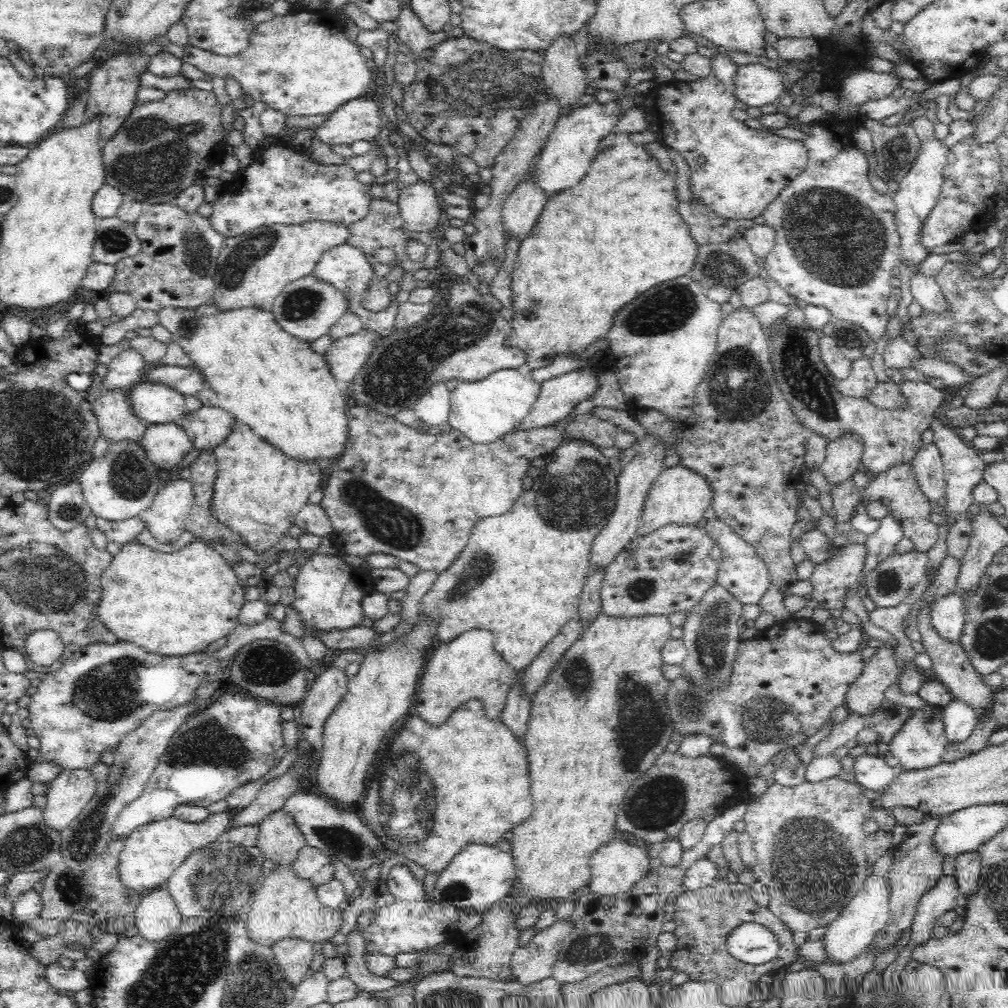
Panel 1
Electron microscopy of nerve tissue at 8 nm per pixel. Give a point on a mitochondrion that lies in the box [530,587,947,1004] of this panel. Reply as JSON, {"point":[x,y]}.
{"point":[812,867]}

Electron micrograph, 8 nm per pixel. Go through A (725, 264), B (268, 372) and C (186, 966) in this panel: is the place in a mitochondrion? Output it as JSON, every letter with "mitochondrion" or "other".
{"A":"mitochondrion","B":"other","C":"mitochondrion"}

